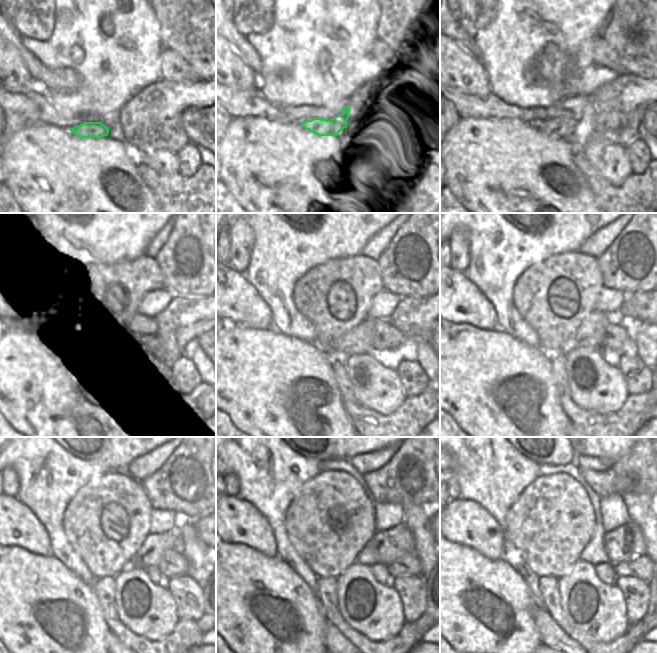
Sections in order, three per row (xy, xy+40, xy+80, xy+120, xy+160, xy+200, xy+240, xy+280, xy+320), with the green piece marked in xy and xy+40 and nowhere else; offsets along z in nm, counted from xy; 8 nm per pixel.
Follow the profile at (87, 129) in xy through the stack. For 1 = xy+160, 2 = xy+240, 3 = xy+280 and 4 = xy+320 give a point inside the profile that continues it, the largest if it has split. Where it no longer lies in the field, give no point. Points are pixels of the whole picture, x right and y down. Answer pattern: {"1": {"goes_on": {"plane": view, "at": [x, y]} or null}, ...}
{"1": {"goes_on": {"plane": "xy+160", "at": [359, 340]}}, "2": {"goes_on": {"plane": "xy+240", "at": [153, 548]}}, "3": {"goes_on": {"plane": "xy+280", "at": [389, 545]}}, "4": {"goes_on": {"plane": "xy+320", "at": [626, 542]}}}

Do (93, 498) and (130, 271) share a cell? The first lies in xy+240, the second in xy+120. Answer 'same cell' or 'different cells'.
same cell

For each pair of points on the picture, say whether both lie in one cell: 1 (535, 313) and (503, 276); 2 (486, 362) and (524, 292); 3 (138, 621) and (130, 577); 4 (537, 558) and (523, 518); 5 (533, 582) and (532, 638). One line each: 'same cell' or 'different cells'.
1: different cells
2: different cells
3: same cell
4: same cell
5: different cells

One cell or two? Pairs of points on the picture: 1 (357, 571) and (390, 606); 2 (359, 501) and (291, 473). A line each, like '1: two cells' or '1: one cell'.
1: one cell
2: two cells

